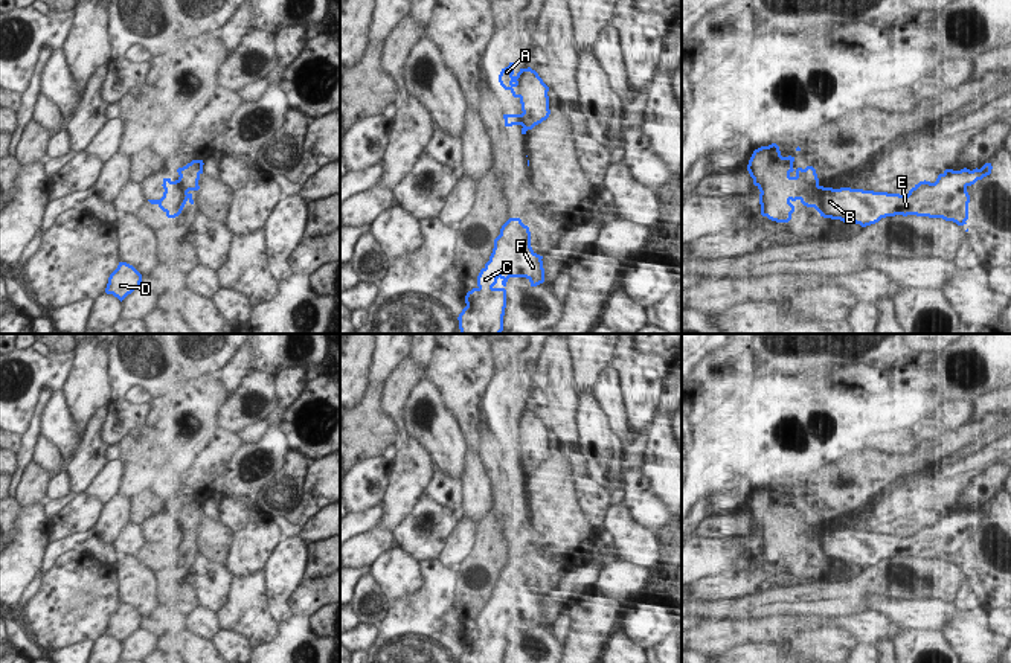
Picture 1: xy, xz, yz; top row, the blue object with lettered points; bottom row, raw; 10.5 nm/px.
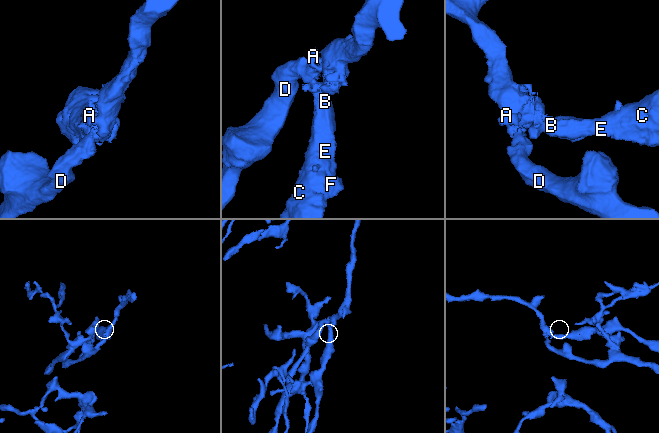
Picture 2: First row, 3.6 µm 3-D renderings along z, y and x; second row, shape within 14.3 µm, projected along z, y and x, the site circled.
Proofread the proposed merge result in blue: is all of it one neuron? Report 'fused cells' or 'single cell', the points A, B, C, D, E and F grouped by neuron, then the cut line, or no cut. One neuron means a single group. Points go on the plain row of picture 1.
fused cells; A D / B C E F; cut in yz along (819, 528), (810, 529), (799, 540)

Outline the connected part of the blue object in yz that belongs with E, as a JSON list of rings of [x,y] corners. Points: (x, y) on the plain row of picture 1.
[[[991,504],[981,511],[945,511],[935,524],[920,523],[907,536],[851,529],[807,530],[801,544],[814,549],[820,558],[855,564],[862,569],[895,556],[942,559],[958,567],[967,565],[970,536],[967,529],[991,515]]]

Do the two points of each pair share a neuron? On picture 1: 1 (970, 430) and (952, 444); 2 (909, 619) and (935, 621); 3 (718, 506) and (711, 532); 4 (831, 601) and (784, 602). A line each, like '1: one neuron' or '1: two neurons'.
1: one neuron
2: one neuron
3: two neurons
4: one neuron

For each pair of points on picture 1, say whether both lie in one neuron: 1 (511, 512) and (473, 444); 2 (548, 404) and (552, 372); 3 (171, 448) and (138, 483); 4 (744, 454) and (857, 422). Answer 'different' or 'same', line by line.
1: different
2: same
3: different
4: different

